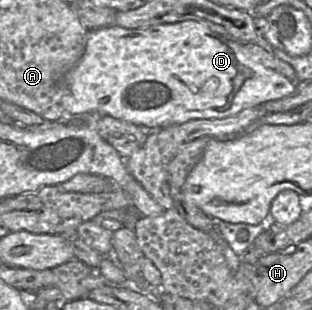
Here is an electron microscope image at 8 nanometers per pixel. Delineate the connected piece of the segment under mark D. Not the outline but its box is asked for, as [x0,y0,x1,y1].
[61,20,296,128]

